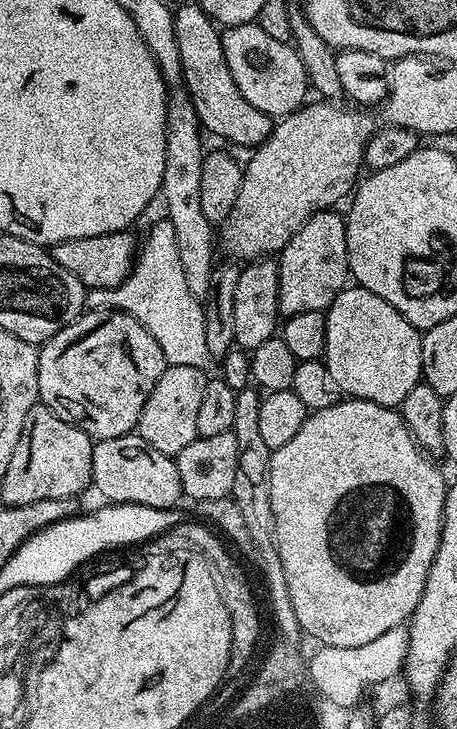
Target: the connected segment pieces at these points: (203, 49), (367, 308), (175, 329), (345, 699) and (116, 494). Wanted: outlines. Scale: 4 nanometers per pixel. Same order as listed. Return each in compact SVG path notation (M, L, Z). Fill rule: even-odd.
M199 3L184 4L173 11L174 38L178 42L178 58L182 62L184 87L194 102L194 110L205 133L213 132L240 148L255 149L267 140L274 127L273 117L262 114L258 106L250 106L236 88L234 78L226 66L226 54L220 41L221 29L216 21L200 9Z
M345 286L326 309L326 346L322 359L345 397L396 408L406 398L406 394L410 394L410 390L421 383L421 335L421 329L406 322L406 318L402 318L402 314L398 314L390 302L382 302L378 294L370 294L370 290L359 286Z
M166 218L160 219L160 222L151 228L145 242L143 240L141 243L139 254L133 263L133 269L124 283L119 288L89 289L85 293L85 309L91 312L121 311L132 316L158 342L158 346L161 346L165 363L169 367L178 365L204 368L210 362L206 350L203 303L196 300L186 287L186 278L182 271L182 262L179 261L174 228Z
M407 623L386 630L381 637L374 638L358 647L330 647L321 645L310 660L308 676L312 678L321 697L353 709L361 703L362 694L372 685L380 684L403 671L405 656L409 650L409 628Z
M138 434L93 443L92 484L105 496L105 501L114 504L138 503L156 508L175 508L182 495L175 459L162 454L162 450L154 450L154 446Z

